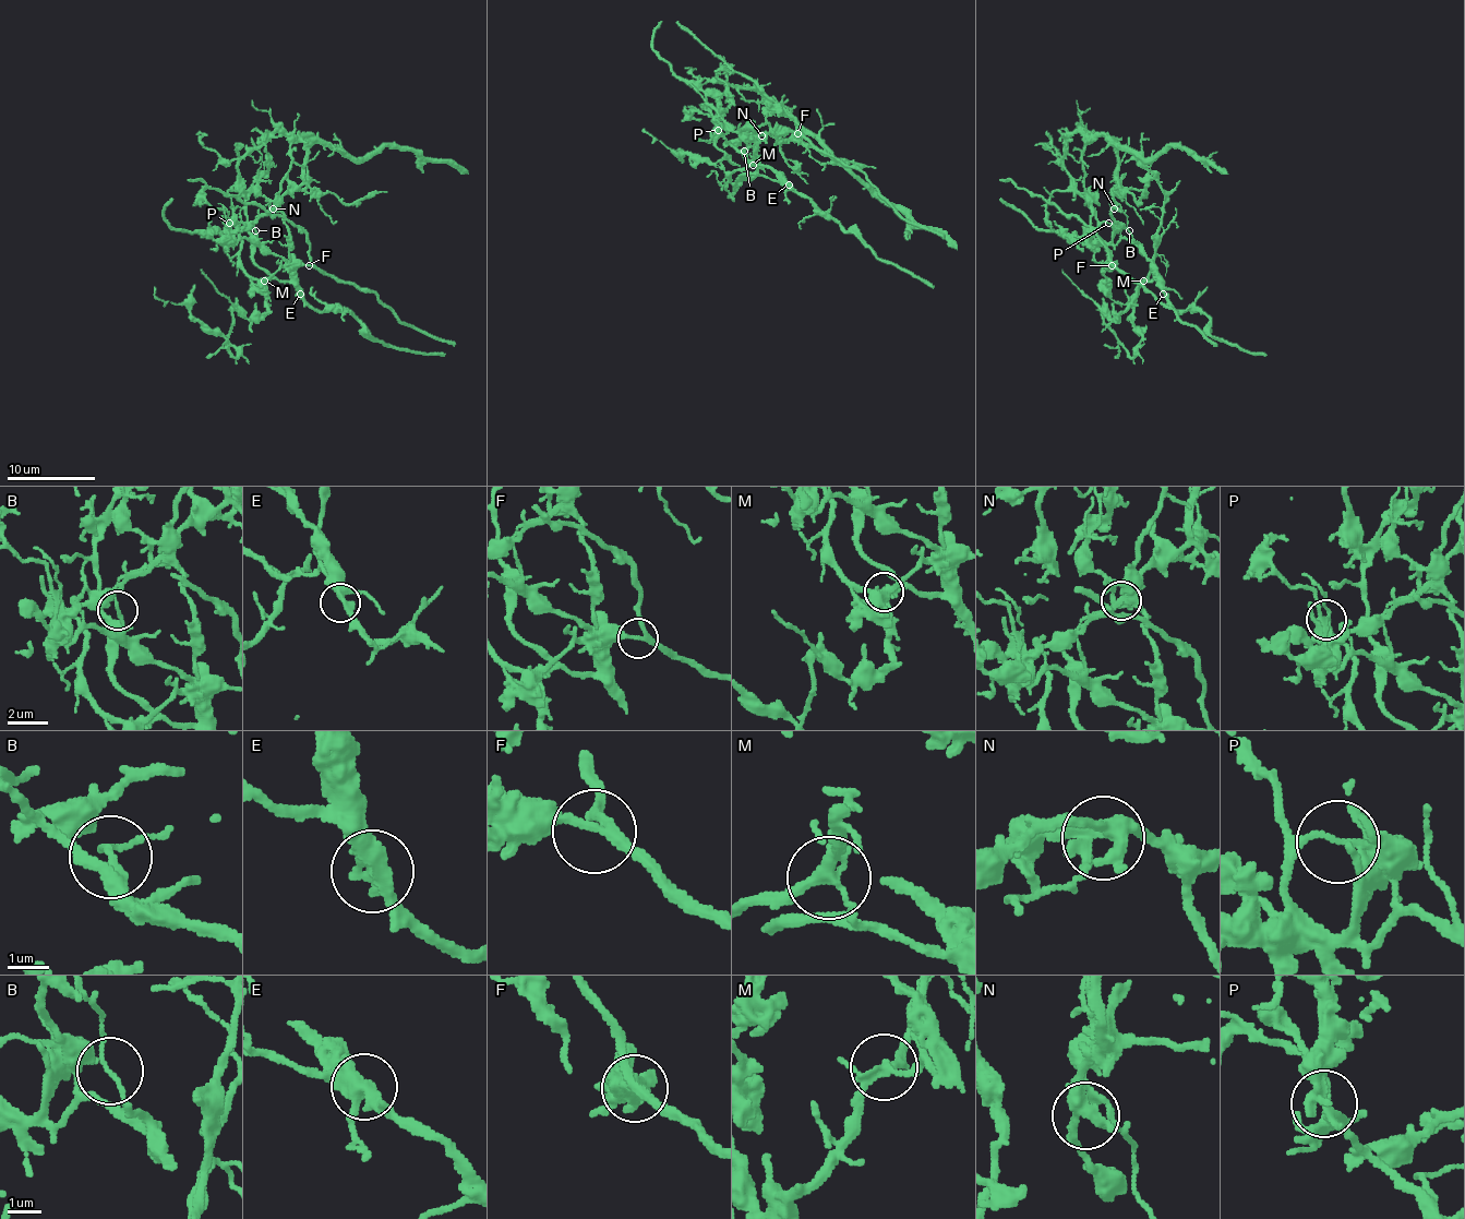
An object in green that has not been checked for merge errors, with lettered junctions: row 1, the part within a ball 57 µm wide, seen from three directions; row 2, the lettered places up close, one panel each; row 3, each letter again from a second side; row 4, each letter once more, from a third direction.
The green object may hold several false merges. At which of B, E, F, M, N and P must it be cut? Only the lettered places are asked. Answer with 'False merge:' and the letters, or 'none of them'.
False merge: B, M, P

